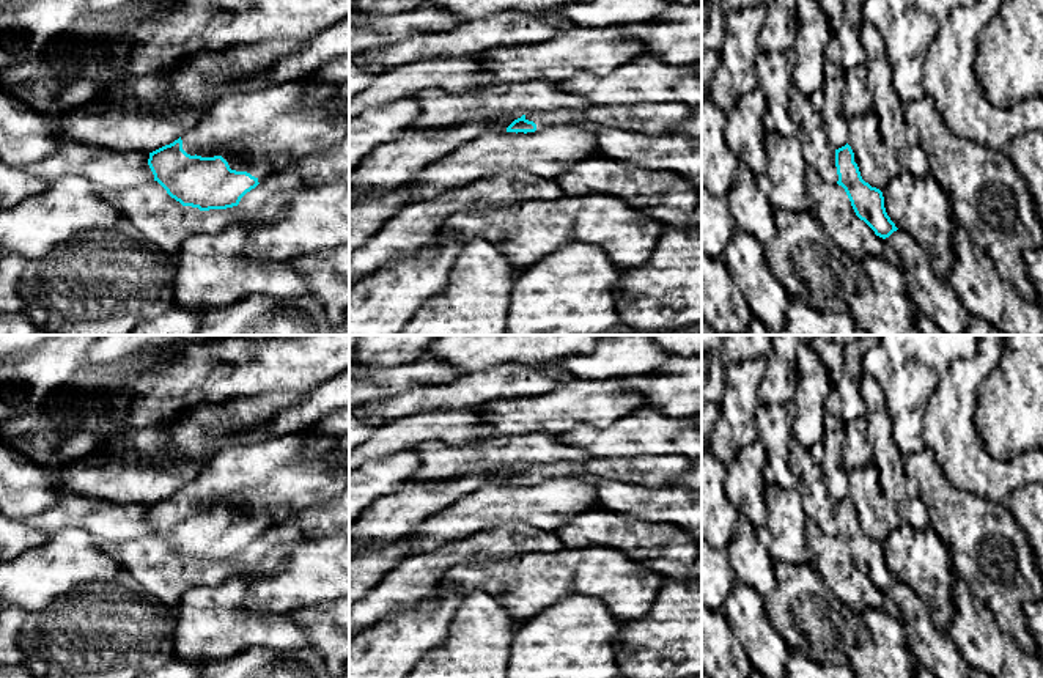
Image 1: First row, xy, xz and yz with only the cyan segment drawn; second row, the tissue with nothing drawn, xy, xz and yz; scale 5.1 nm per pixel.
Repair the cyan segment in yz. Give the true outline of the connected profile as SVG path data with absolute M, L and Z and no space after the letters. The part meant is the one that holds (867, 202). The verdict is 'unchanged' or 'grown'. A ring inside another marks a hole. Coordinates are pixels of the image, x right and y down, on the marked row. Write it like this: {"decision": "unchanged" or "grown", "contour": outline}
{"decision": "unchanged", "contour": "M848 143L835 149L835 167L837 184L845 189L856 216L883 239L897 231L898 228L886 212L883 192L862 179Z"}

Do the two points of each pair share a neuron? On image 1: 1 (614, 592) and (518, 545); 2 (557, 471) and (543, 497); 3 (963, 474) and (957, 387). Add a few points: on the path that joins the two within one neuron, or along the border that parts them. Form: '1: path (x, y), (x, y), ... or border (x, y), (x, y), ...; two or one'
1: border (537, 551), (494, 557); two
2: border (579, 477), (549, 479); two
3: path (960, 452), (957, 445), (957, 409); one

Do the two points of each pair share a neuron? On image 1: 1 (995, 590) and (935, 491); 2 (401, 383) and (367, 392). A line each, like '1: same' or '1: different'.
1: same
2: same

